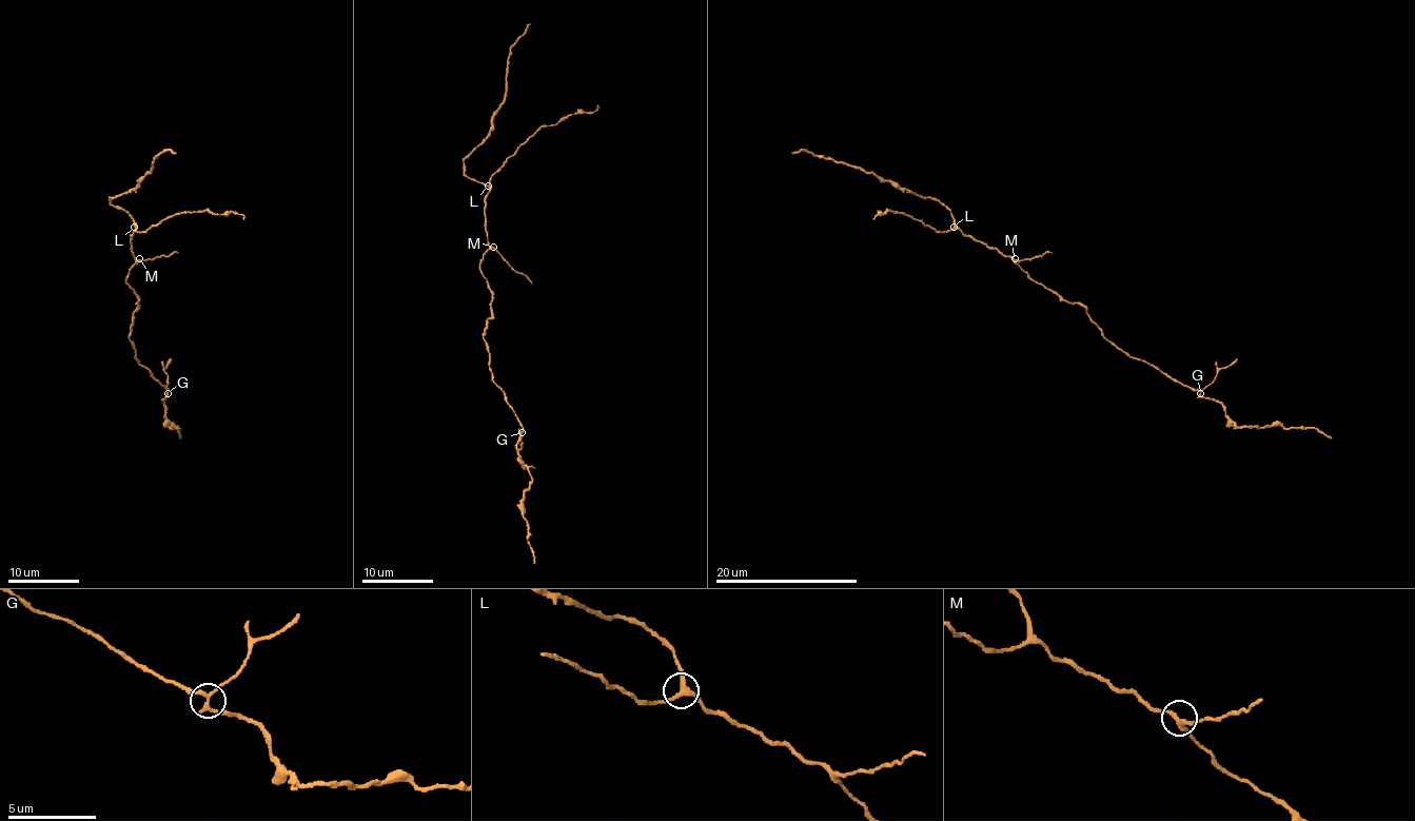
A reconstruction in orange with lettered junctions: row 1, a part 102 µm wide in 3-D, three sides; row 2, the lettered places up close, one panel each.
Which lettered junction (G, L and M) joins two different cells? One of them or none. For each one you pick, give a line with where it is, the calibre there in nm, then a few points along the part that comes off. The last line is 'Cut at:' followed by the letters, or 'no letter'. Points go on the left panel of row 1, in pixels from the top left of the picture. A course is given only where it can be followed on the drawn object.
G: place (168, 393); calibre 220 nm; course (168, 392), (164, 369), (171, 358)
Cut at: G

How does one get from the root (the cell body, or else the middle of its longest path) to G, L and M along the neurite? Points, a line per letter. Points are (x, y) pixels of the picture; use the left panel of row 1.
G: (136, 294), (137, 307), (129, 337), (134, 343), (137, 360), (168, 392)
L: (136, 294), (126, 284), (126, 275), (136, 265), (130, 245), (134, 227)
M: (136, 294), (126, 284), (126, 275), (139, 258)

